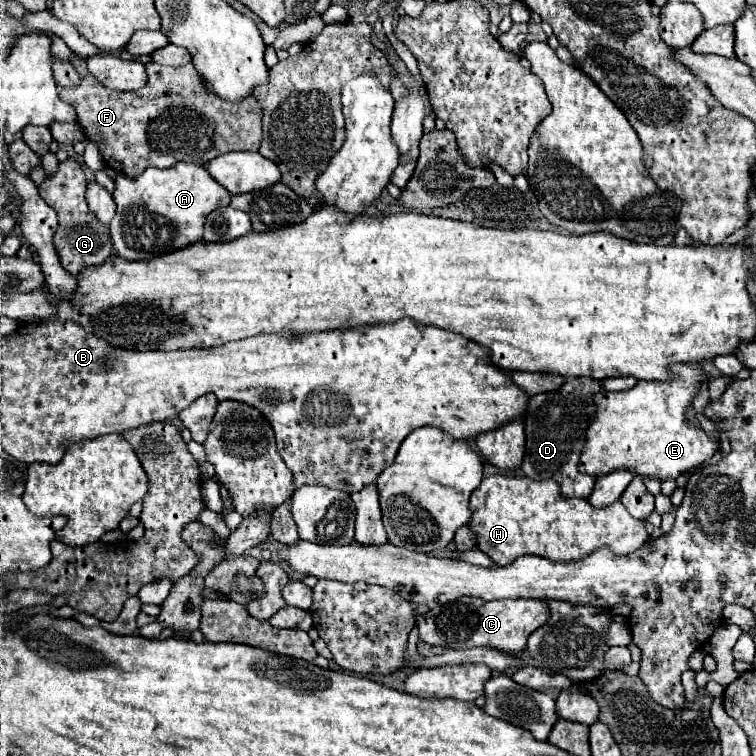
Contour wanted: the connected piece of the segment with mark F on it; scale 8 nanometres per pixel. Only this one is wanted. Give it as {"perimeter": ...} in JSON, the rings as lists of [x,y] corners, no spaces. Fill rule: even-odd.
{"perimeter":[[[150,61],[146,63],[146,73],[148,83],[138,91],[122,91],[122,93],[110,91],[104,85],[100,85],[92,75],[86,75],[78,87],[60,89],[58,93],[64,103],[74,107],[86,137],[90,137],[98,145],[104,163],[110,169],[128,177],[138,177],[148,167],[168,169],[178,161],[206,165],[222,153],[258,151],[262,139],[262,125],[260,125],[262,115],[260,105],[252,95],[240,103],[228,103],[226,99],[216,97],[206,89],[206,83],[198,77],[192,63],[184,67],[166,67]]]}

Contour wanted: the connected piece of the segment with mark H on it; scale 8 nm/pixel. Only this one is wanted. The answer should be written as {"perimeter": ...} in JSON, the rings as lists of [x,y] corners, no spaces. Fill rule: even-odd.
{"perimeter":[[[486,477],[472,493],[470,507],[470,527],[478,535],[478,549],[498,565],[510,565],[522,555],[570,563],[584,559],[600,547],[608,547],[616,555],[630,555],[650,539],[644,521],[636,521],[620,501],[612,507],[596,509],[586,499],[564,499],[560,497],[560,487],[552,479]]]}

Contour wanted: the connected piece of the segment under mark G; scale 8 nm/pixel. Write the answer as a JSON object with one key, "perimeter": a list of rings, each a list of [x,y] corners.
{"perimeter":[[[68,157],[66,161],[62,161],[58,165],[58,171],[52,177],[46,177],[42,181],[40,189],[40,197],[56,211],[58,215],[58,229],[54,233],[54,249],[60,257],[62,267],[70,273],[76,275],[82,267],[90,267],[90,265],[100,265],[102,261],[106,261],[112,255],[112,241],[110,235],[106,231],[106,227],[94,217],[94,213],[90,211],[84,193],[86,193],[86,177],[82,171],[82,165],[74,159]]]}

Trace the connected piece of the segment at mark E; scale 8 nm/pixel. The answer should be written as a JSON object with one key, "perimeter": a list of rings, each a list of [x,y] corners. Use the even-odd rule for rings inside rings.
{"perimeter":[[[672,363],[670,377],[666,381],[638,381],[634,389],[618,393],[600,391],[594,397],[596,413],[592,415],[592,423],[586,429],[586,443],[578,467],[592,477],[608,475],[618,469],[628,469],[638,477],[654,477],[658,481],[666,481],[676,479],[684,471],[708,461],[716,453],[718,443],[714,443],[704,431],[694,429],[686,423],[686,409],[692,405],[692,399],[698,393],[702,379],[706,379],[706,373],[702,371],[700,365]]]}

